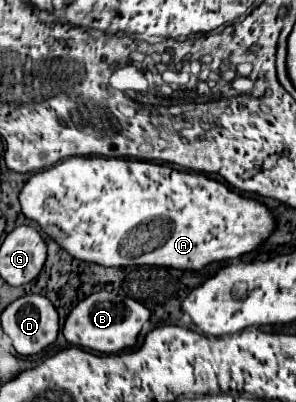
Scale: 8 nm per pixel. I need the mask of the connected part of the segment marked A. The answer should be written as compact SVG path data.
M70 157L60 165L34 173L20 195L22 215L34 221L70 257L102 267L170 267L200 271L210 263L236 259L258 249L276 229L270 209L250 197L242 197L212 177L194 171L172 169L152 161L128 157Z

